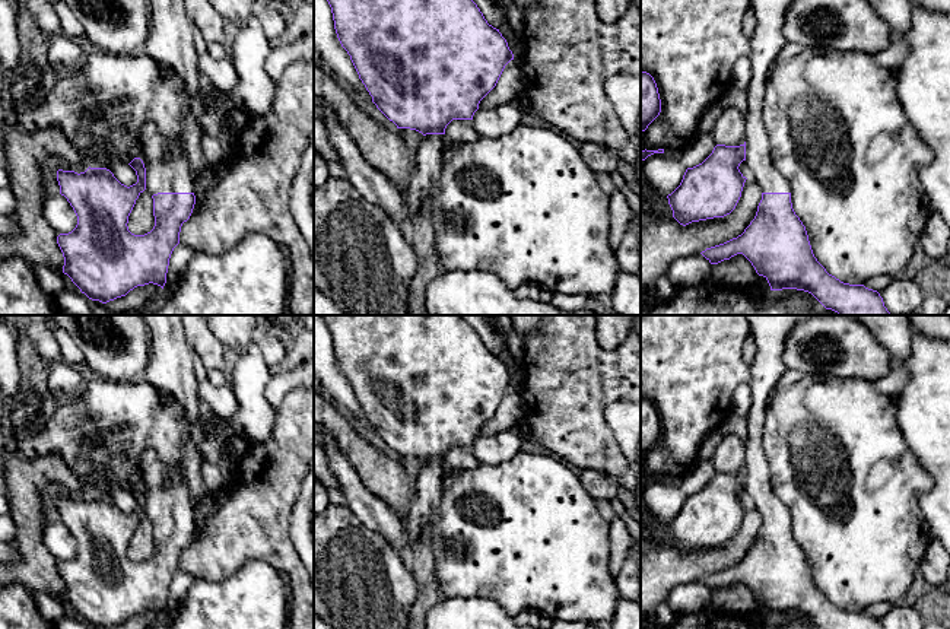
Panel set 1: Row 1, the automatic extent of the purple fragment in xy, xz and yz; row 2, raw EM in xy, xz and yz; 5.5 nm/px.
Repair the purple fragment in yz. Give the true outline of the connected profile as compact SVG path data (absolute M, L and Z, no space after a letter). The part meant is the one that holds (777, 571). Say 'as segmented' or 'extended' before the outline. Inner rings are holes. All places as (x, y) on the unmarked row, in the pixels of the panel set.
extended; M747 315L752 336L756 341L756 358L750 363L750 410L746 414L746 468L740 473L717 471L712 480L699 492L687 495L680 512L667 522L673 537L673 544L683 553L730 541L740 524L746 503L738 493L744 487L750 505L762 515L762 527L750 552L741 562L724 571L706 575L700 581L711 590L718 591L743 581L754 594L759 603L763 603L771 617L797 616L811 620L819 629L883 629L877 617L864 611L843 610L829 601L813 581L806 553L795 541L791 530L791 514L779 501L771 483L771 466L763 448L763 417L768 409L769 397L785 374L784 344L800 315Z

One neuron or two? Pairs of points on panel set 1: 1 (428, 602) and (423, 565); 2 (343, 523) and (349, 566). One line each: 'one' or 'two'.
1: one
2: one

